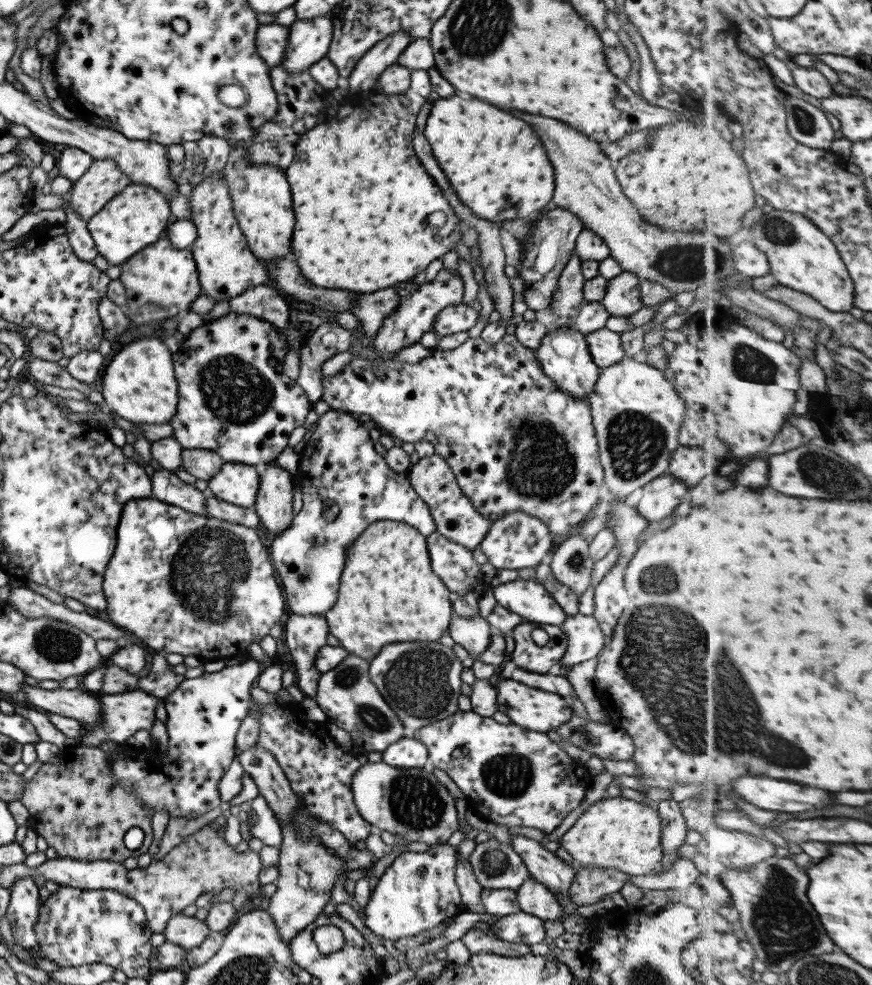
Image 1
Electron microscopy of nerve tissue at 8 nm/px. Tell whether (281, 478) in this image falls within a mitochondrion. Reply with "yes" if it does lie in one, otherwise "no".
no

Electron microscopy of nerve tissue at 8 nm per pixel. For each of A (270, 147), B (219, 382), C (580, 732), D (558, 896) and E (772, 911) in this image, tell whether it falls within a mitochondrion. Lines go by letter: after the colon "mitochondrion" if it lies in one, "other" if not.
A: mitochondrion
B: mitochondrion
C: mitochondrion
D: other
E: mitochondrion

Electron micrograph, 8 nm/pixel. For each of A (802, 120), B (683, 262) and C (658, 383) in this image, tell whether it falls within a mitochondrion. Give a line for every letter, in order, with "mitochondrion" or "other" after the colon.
A: mitochondrion
B: mitochondrion
C: other

